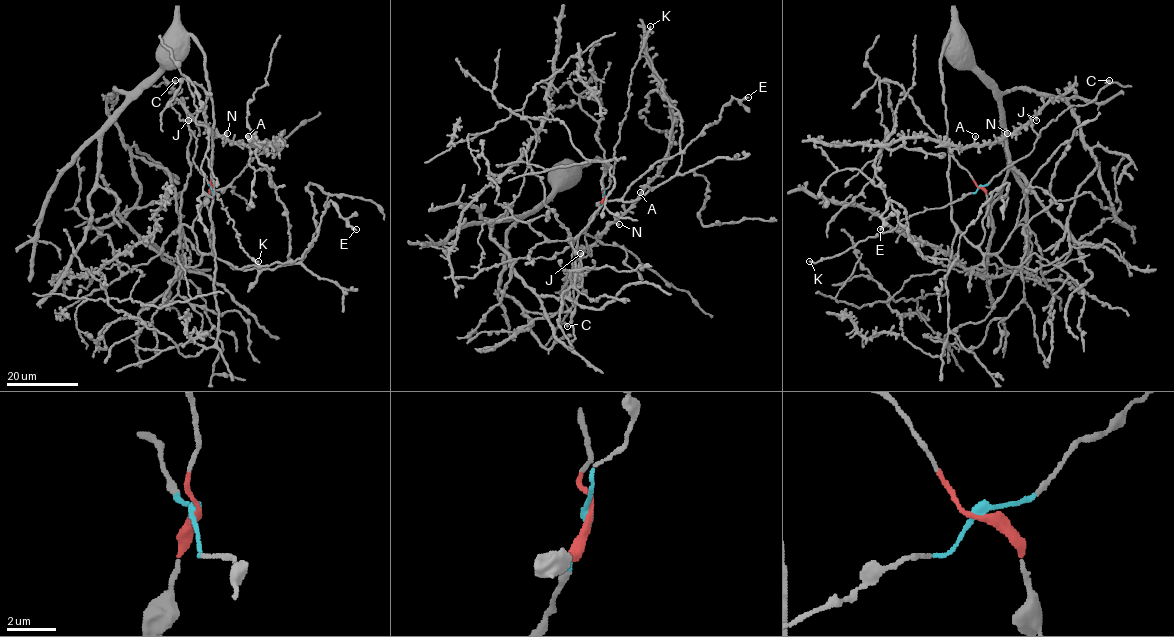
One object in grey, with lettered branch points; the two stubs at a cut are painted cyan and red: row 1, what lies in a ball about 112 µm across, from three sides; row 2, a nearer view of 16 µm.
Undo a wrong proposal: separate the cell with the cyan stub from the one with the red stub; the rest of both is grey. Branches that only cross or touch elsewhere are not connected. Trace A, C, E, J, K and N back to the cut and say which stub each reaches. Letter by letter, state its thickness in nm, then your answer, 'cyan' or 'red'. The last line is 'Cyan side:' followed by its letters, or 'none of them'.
A: 280 nm thick; cyan
C: 400 nm thick; cyan
E: 360 nm thick; red
J: 360 nm thick; cyan
K: 240 nm thick; cyan
N: 360 nm thick; cyan
Cyan side: A, C, J, K, N

